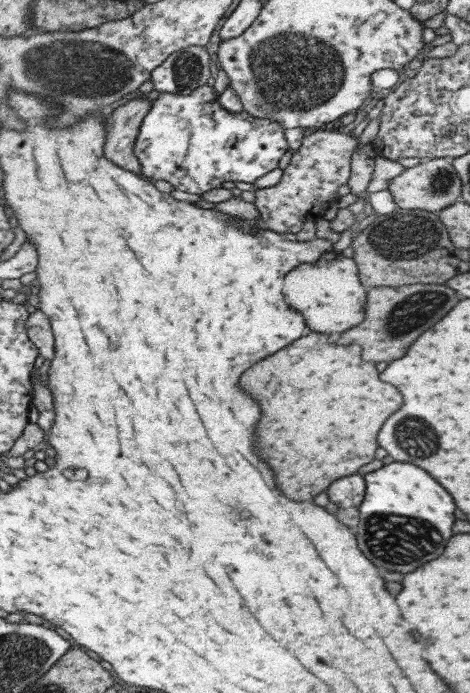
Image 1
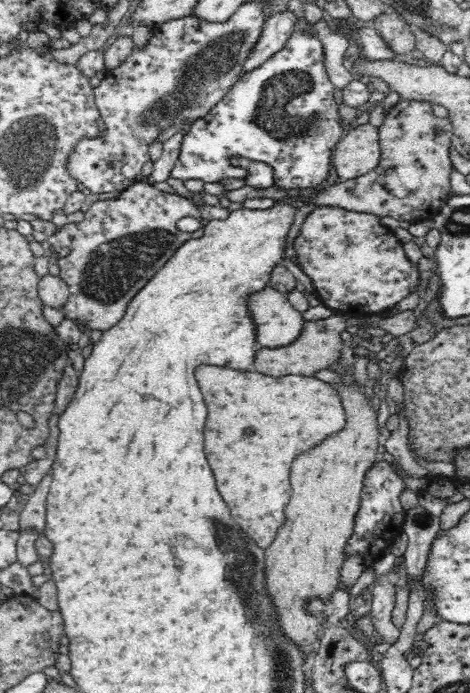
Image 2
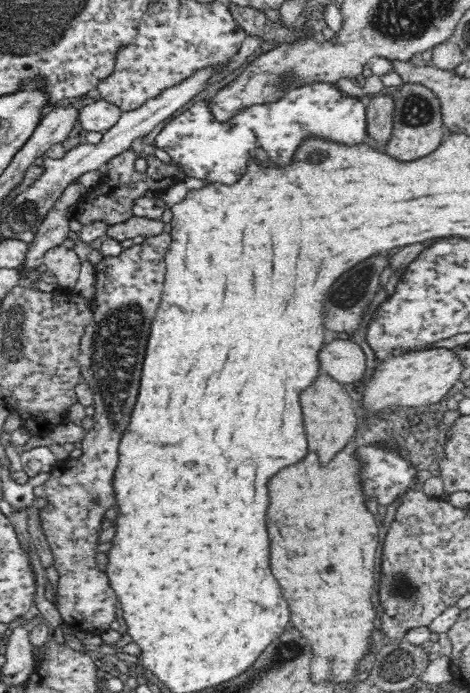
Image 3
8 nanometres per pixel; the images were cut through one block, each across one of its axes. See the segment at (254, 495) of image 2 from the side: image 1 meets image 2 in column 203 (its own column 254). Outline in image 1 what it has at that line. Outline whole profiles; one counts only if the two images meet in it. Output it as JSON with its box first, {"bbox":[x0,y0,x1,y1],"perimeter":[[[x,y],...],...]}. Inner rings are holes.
{"bbox":[241,331,401,500],"perimeter":[[[307,331],[307,336],[301,336],[299,340],[293,342],[293,346],[289,344],[287,348],[281,348],[279,352],[267,356],[265,360],[257,362],[253,368],[247,368],[247,372],[243,372],[243,378],[241,378],[241,386],[245,390],[249,390],[251,394],[255,394],[255,398],[259,400],[259,406],[261,406],[261,420],[259,420],[259,426],[257,426],[257,436],[259,436],[259,452],[261,456],[267,460],[267,464],[273,468],[275,472],[275,478],[277,478],[277,484],[281,488],[281,492],[291,498],[291,500],[309,500],[313,498],[315,494],[326,490],[327,486],[337,480],[337,478],[343,478],[343,476],[349,476],[353,472],[357,472],[361,466],[369,464],[374,459],[375,450],[379,448],[377,446],[377,432],[381,428],[381,424],[387,420],[387,416],[391,416],[395,410],[399,410],[401,406],[401,396],[399,392],[387,384],[387,382],[381,382],[379,380],[379,372],[377,368],[371,364],[371,362],[363,362],[361,360],[361,347],[353,344],[335,344],[329,340],[329,334],[319,333],[315,331]]]}

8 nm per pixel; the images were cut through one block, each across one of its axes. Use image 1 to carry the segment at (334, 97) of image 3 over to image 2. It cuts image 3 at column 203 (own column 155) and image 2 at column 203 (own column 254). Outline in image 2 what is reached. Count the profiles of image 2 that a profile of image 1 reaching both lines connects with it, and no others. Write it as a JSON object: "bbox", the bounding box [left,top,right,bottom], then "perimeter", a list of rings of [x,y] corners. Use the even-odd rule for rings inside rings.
{"bbox":[168,28,342,191],"perimeter":[[[300,28],[296,29],[292,36],[287,40],[284,48],[280,52],[276,52],[264,60],[258,68],[250,70],[250,72],[242,74],[242,76],[228,89],[226,96],[216,105],[204,118],[196,119],[188,124],[186,130],[183,132],[181,151],[174,165],[174,168],[170,170],[168,177],[186,181],[190,179],[200,179],[205,183],[221,182],[225,179],[237,178],[246,179],[249,172],[241,166],[234,166],[231,163],[232,159],[248,159],[254,162],[265,162],[274,169],[274,181],[275,184],[280,186],[280,189],[284,191],[300,191],[304,188],[314,188],[327,179],[330,170],[332,170],[332,150],[338,140],[342,139],[342,124],[341,117],[338,114],[338,106],[334,103],[334,87],[329,85],[327,70],[325,65],[325,50],[322,41],[317,37],[317,34],[313,32],[305,32]]]}

